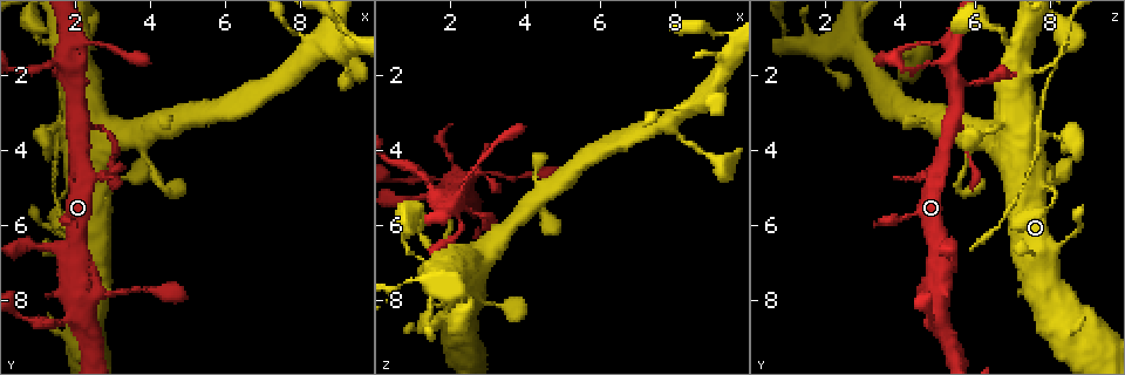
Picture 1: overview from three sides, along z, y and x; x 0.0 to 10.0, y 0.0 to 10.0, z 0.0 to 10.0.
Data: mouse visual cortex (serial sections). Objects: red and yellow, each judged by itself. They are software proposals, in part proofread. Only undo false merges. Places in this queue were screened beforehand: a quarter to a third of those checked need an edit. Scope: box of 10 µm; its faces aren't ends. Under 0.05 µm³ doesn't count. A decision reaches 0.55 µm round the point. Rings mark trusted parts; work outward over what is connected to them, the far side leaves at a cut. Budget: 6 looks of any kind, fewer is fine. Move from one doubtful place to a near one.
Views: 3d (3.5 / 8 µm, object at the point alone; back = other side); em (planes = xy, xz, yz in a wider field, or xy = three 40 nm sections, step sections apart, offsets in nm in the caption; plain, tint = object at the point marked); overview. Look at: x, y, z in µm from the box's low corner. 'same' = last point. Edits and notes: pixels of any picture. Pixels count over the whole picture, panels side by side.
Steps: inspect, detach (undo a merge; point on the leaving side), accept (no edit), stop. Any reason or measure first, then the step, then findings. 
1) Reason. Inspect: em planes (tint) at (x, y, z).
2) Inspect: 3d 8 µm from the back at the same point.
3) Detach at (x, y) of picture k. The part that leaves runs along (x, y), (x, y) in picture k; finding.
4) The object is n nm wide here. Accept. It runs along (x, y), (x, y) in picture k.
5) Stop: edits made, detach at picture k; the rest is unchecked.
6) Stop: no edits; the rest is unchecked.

Two arms in line, one across. Inspect: 3d 3.5 µm from the back at (1.70, 8.50, 4.85).

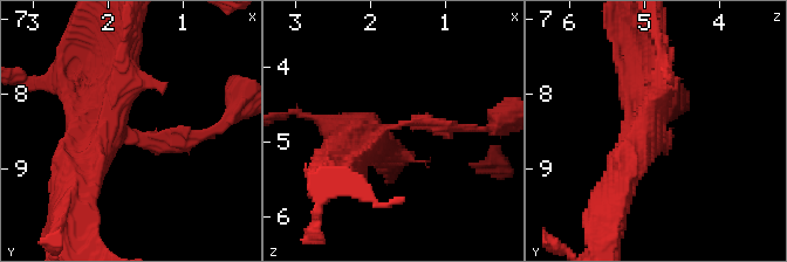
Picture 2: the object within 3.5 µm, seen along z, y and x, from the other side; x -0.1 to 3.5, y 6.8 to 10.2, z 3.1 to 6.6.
Now the EM. Inspect: em xy step 5 (tint) at (1.70, 8.60, 4.80).

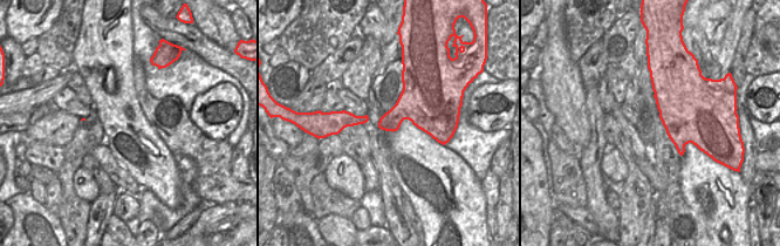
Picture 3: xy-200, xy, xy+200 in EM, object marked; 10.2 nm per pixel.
The arms are 150, 400, 400 nm wide. Accept. One cell here.

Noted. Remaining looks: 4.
Inspect: 3d 3.5 µm at (1.50, 1.75, 7.95).

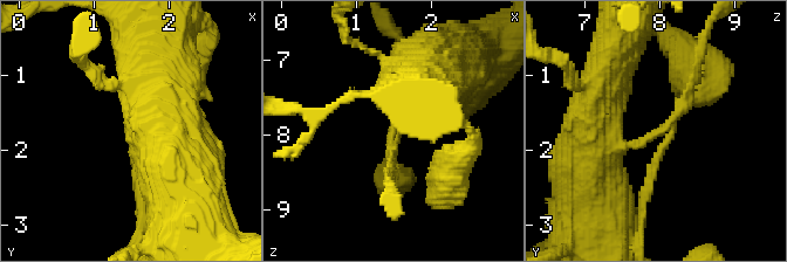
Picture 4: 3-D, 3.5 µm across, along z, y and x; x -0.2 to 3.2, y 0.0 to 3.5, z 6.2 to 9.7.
3 arms meet here; the arms are 100, 100, 500 nm wide; shape alone is not enough. Inspect: em xy step 1 (tint) at (1.50, 1.80, 7.95).

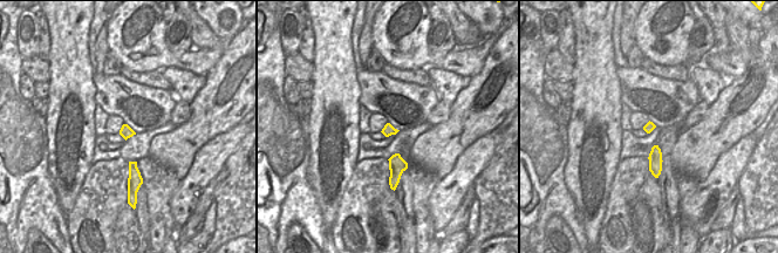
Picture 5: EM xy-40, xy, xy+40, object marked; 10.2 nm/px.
The object is 120 nm wide here. Accept. It runs along (595, 156), (661, 135), (645, 199) in picture 4; one cell here.

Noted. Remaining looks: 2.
Stop: no edits; the rest is unchecked.

